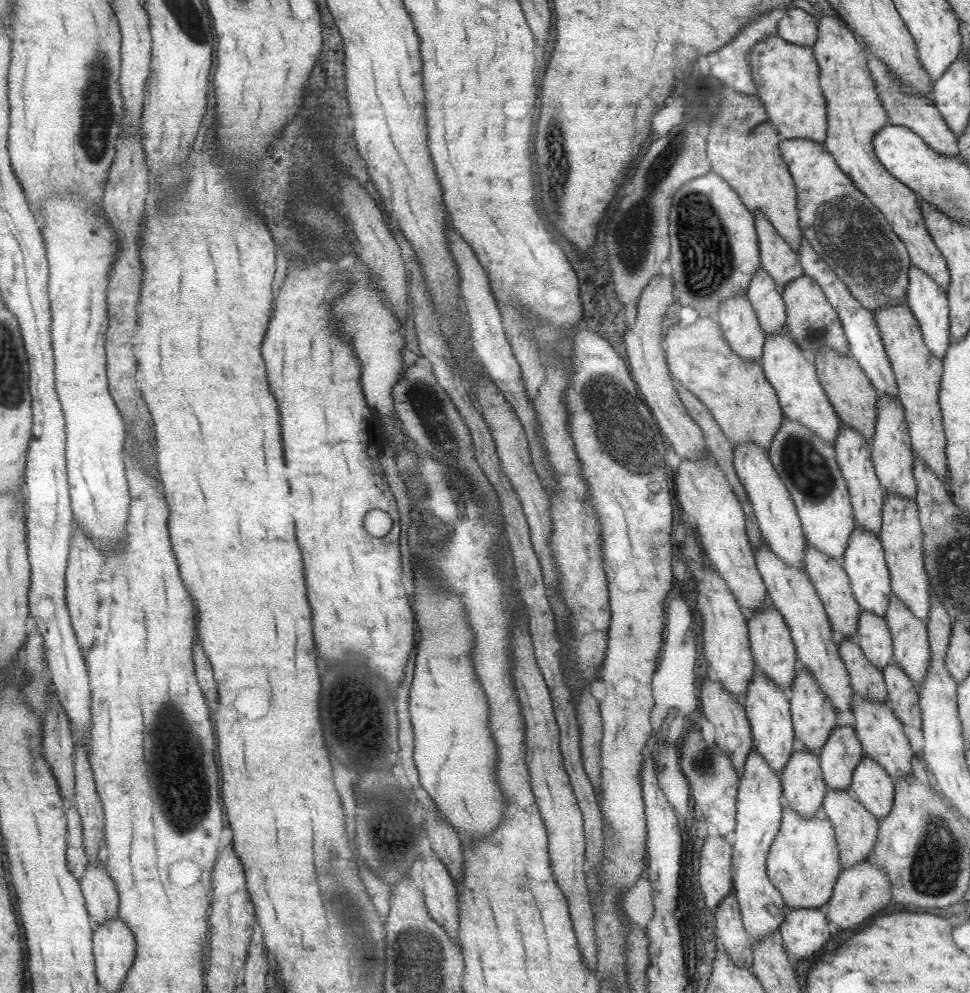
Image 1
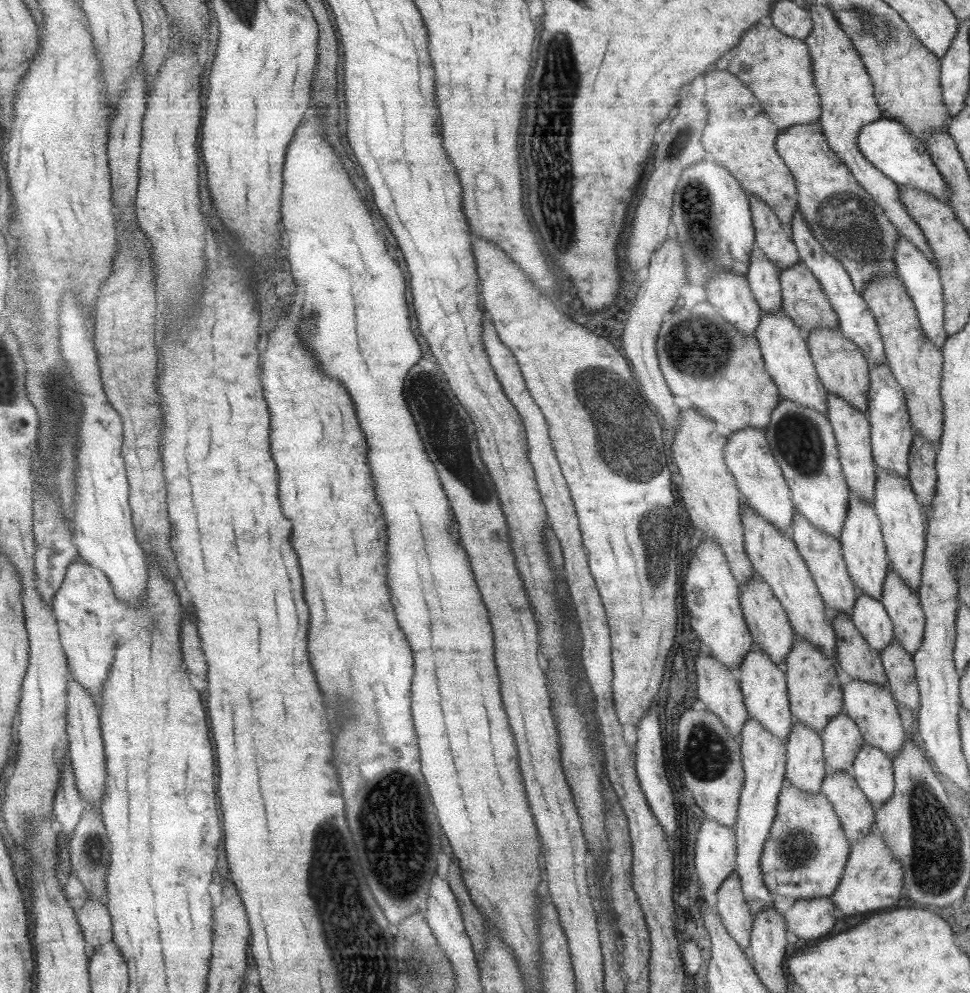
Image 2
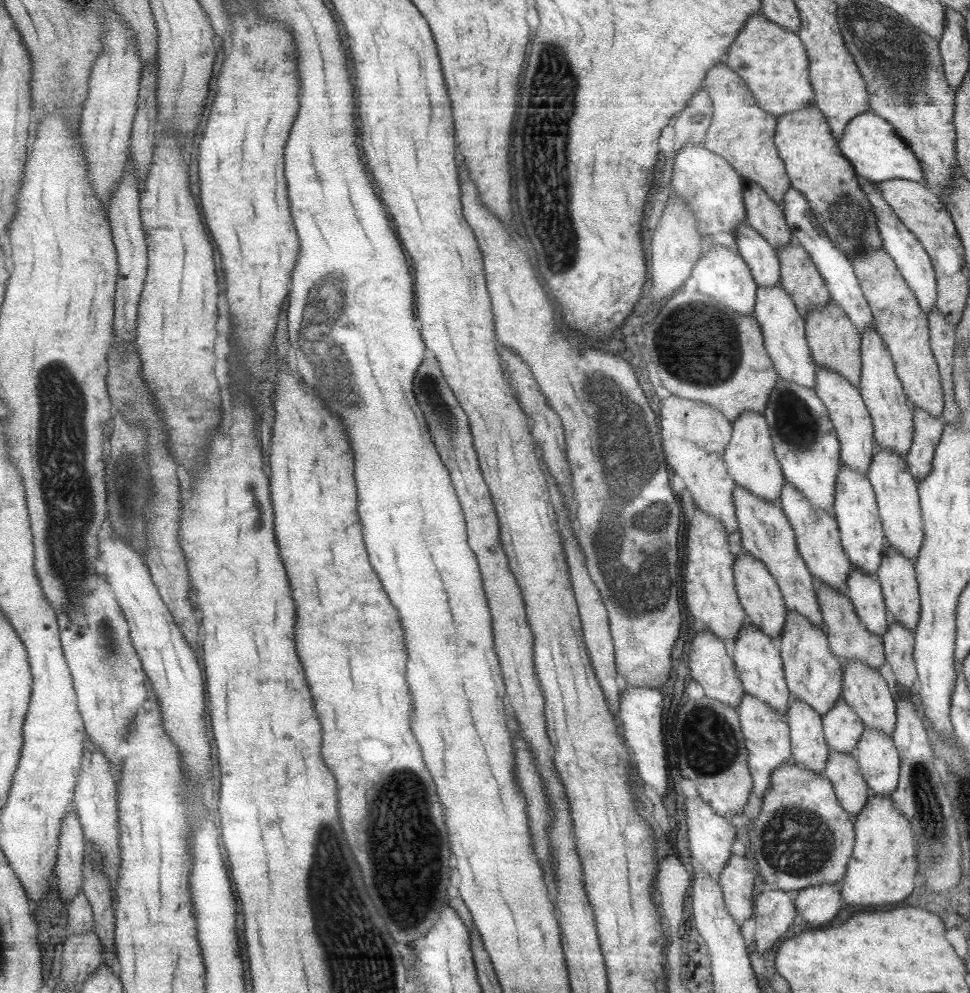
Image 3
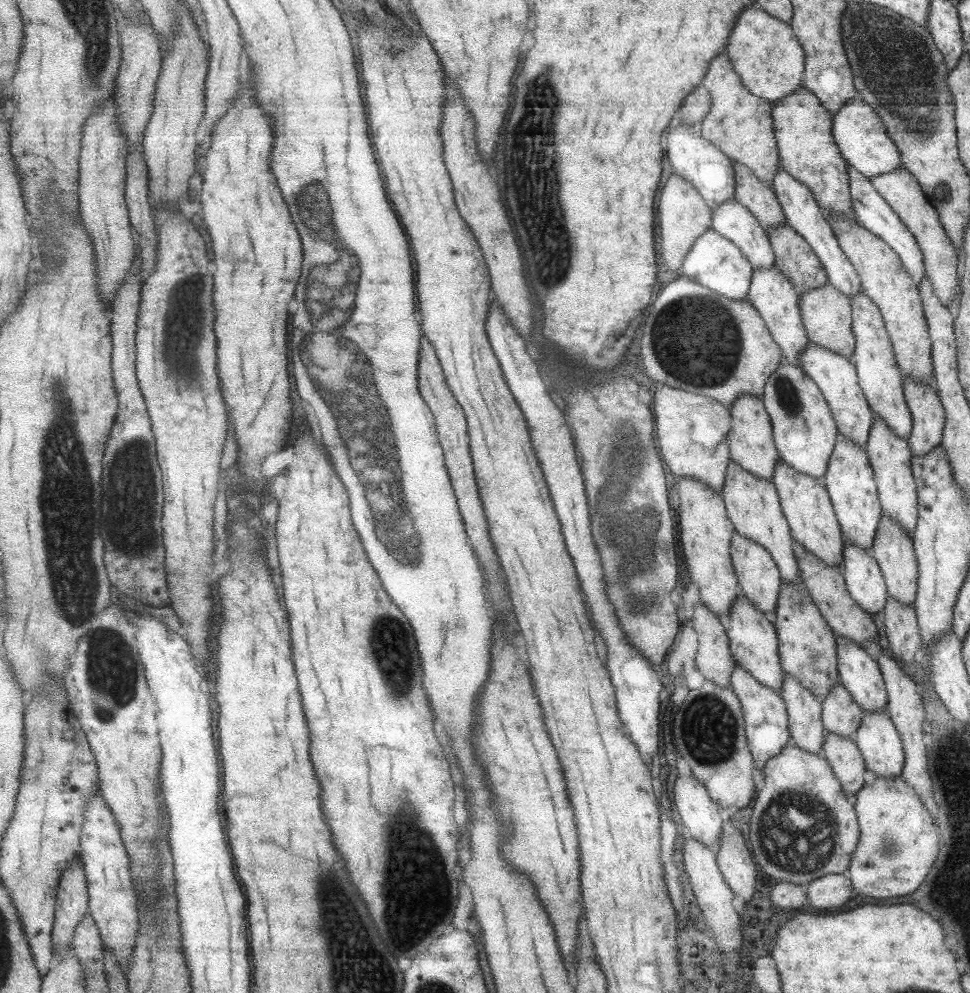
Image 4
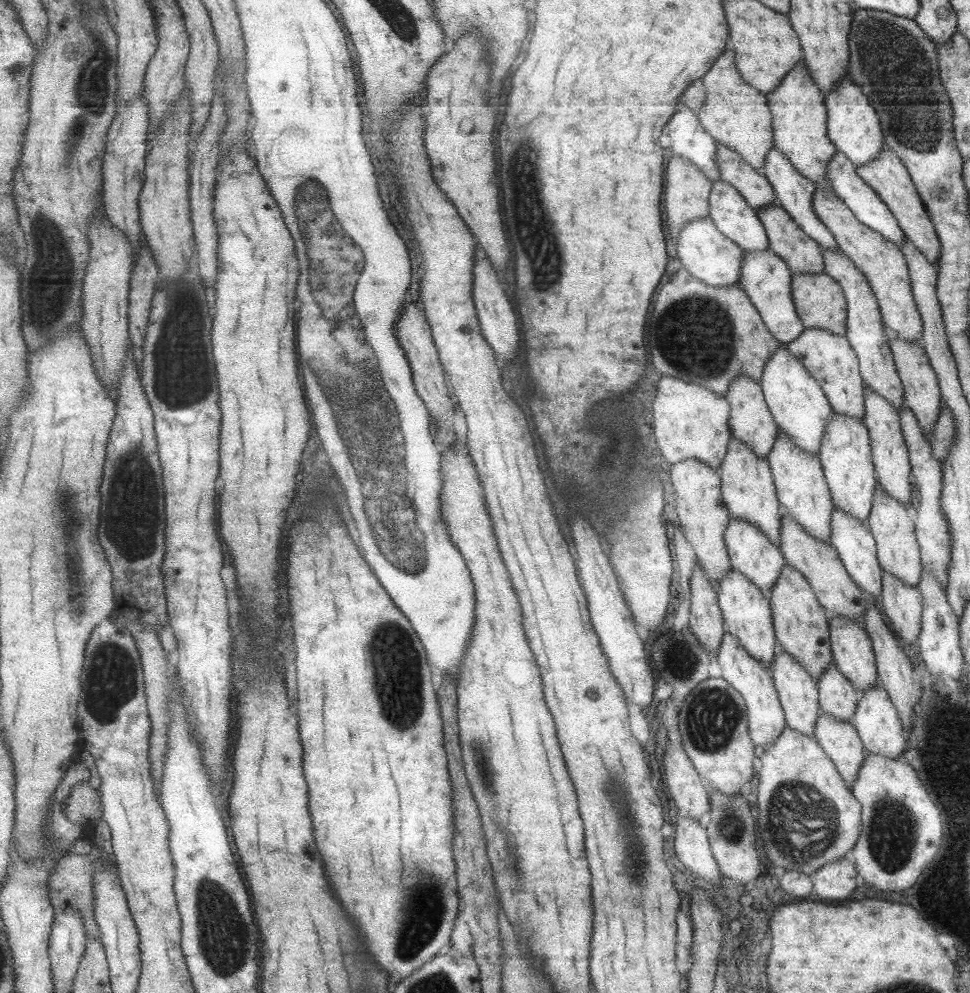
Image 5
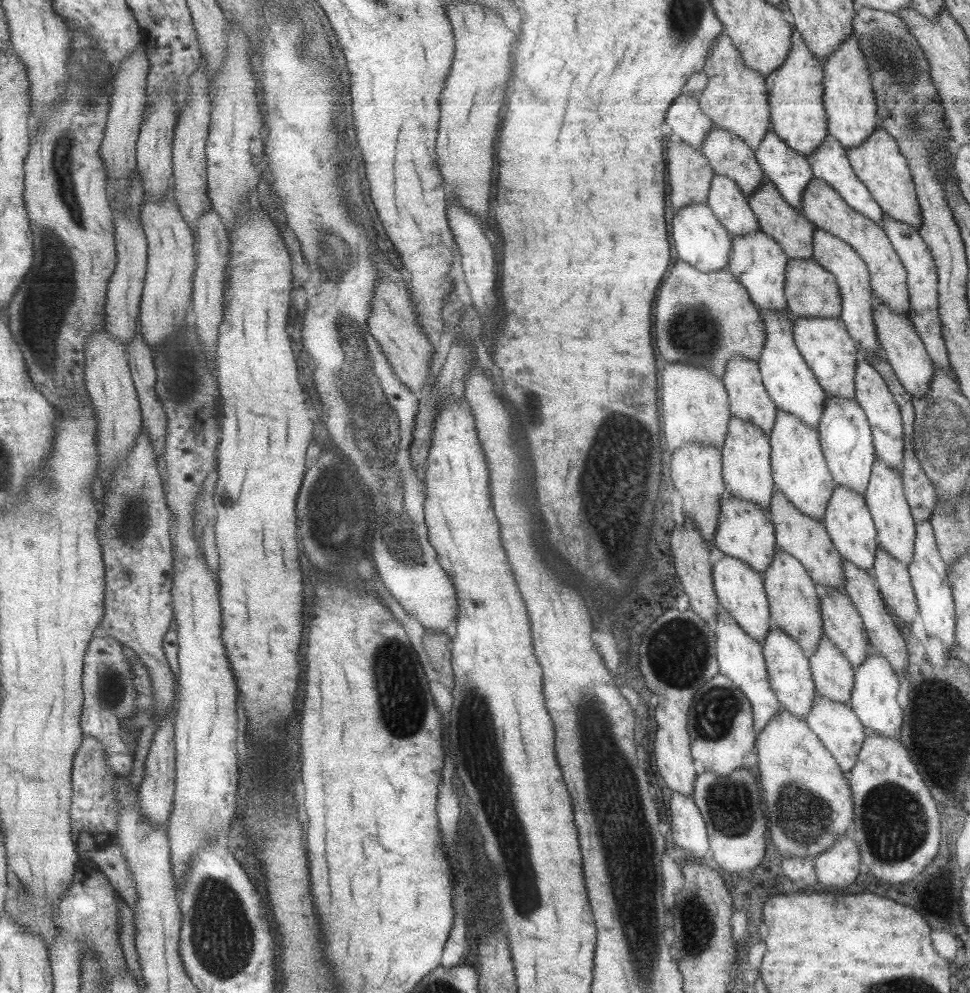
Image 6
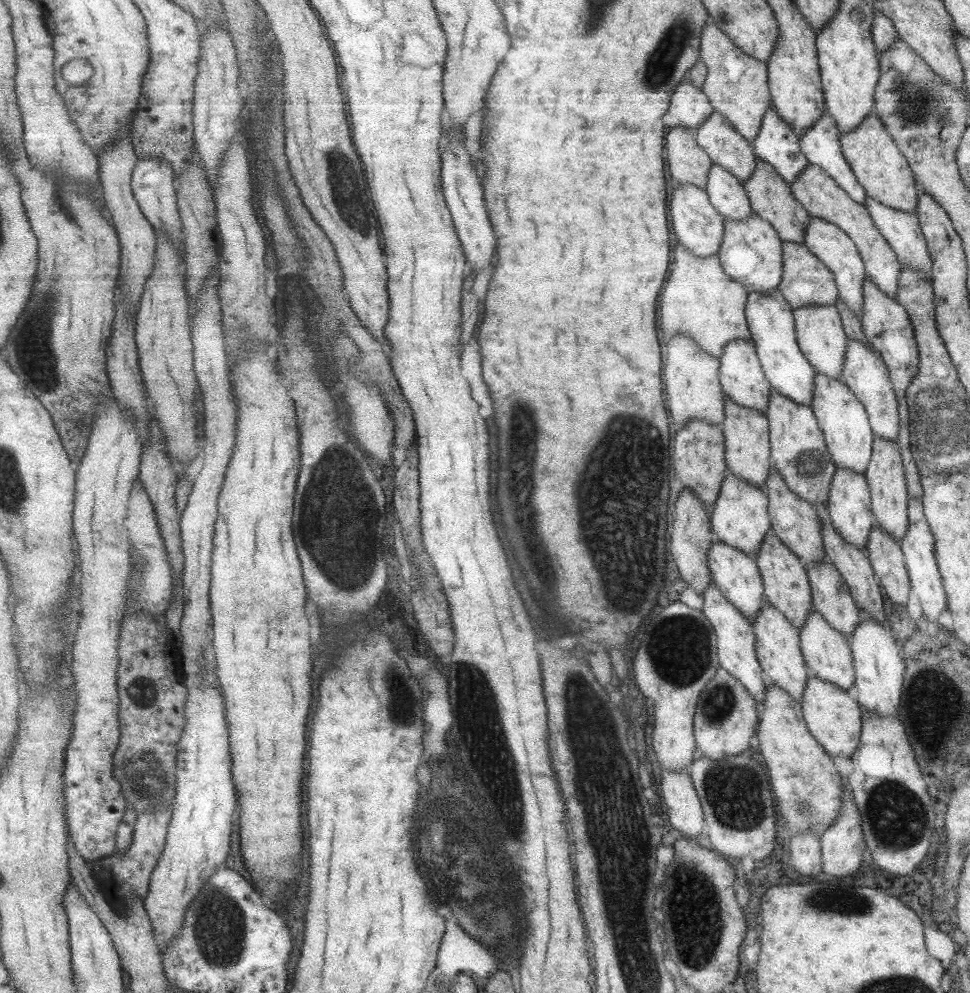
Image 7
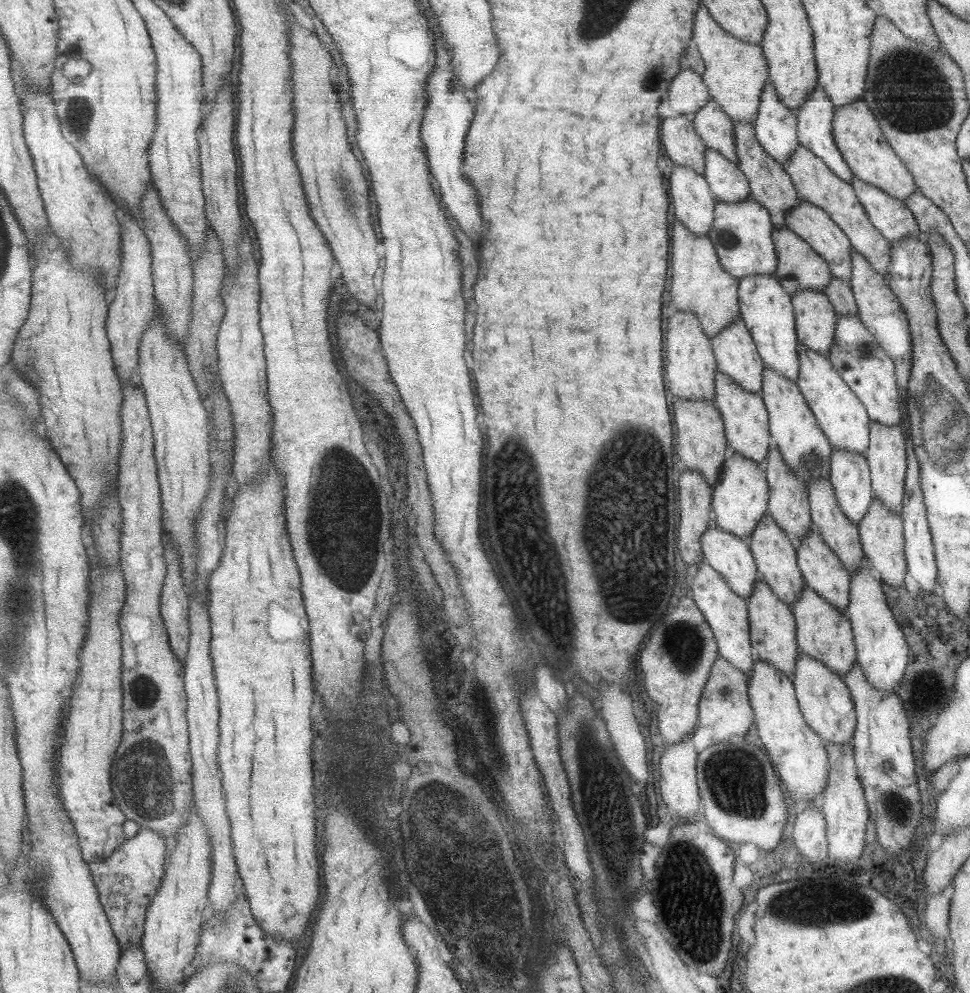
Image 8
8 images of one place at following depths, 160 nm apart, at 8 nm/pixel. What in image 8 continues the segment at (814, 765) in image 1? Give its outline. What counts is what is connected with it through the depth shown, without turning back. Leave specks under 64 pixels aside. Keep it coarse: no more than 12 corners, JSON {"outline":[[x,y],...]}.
{"outline":[[765,581],[746,598],[753,661],[791,677],[799,650],[789,605]]}

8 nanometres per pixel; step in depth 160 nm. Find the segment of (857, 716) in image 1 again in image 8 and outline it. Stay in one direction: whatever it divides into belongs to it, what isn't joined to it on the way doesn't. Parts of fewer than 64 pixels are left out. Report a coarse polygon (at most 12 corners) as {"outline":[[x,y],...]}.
{"outline":[[811,528],[795,544],[804,584],[844,615],[850,574]]}

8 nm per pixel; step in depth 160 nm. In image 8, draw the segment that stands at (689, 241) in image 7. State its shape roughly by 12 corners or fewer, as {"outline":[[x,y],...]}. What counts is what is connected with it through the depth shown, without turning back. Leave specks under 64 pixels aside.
{"outline":[[673,166],[669,190],[677,222],[705,235],[717,200],[702,174]]}

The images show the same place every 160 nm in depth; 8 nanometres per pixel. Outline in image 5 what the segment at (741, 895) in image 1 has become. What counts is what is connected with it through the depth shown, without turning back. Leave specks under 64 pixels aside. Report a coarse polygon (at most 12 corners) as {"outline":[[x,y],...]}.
{"outline":[[727,632],[715,660],[764,749],[786,726],[770,671]]}

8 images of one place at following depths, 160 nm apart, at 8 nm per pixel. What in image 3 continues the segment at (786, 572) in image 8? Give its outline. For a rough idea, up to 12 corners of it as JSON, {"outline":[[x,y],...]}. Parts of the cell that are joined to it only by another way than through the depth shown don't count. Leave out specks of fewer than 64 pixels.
{"outline":[[787,610],[777,640],[787,690],[823,716],[843,666],[825,631]]}

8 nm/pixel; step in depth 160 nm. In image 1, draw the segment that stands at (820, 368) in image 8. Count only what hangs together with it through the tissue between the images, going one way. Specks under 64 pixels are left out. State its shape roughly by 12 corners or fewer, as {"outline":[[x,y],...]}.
{"outline":[[855,525],[839,563],[859,608],[883,617],[892,594],[881,541]]}

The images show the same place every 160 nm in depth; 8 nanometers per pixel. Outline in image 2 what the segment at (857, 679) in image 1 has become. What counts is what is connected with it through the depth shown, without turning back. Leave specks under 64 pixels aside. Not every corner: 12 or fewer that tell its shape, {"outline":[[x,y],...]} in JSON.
{"outline":[[831,613],[835,662],[852,679],[883,686],[879,658],[849,615]]}

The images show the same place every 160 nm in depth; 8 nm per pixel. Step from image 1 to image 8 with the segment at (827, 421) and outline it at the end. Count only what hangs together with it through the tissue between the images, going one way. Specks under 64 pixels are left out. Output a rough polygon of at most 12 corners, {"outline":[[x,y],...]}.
{"outline":[[751,198],[716,201],[705,235],[739,280],[771,274],[767,210]]}

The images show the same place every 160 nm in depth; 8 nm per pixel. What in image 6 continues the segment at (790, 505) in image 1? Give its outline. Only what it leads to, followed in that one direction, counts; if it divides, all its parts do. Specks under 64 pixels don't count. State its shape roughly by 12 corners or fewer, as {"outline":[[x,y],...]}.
{"outline":[[732,356],[720,379],[730,414],[768,436],[777,408],[757,363]]}

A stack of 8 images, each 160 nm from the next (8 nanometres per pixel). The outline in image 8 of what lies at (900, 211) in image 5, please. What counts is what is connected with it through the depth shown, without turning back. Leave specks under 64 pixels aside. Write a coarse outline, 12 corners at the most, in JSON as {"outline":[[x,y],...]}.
{"outline":[[861,98],[833,107],[852,176],[904,202],[916,189]]}

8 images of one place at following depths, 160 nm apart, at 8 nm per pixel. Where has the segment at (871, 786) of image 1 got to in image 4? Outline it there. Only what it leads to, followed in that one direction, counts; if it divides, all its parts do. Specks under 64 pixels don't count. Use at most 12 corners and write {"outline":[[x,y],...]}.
{"outline":[[886,710],[864,712],[853,739],[877,777],[902,772],[903,745]]}

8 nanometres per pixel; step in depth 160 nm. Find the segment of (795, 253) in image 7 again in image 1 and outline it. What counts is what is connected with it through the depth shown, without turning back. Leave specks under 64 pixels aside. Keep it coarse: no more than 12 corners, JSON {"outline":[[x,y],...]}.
{"outline":[[827,347],[814,367],[828,401],[869,442],[877,392],[853,357]]}

